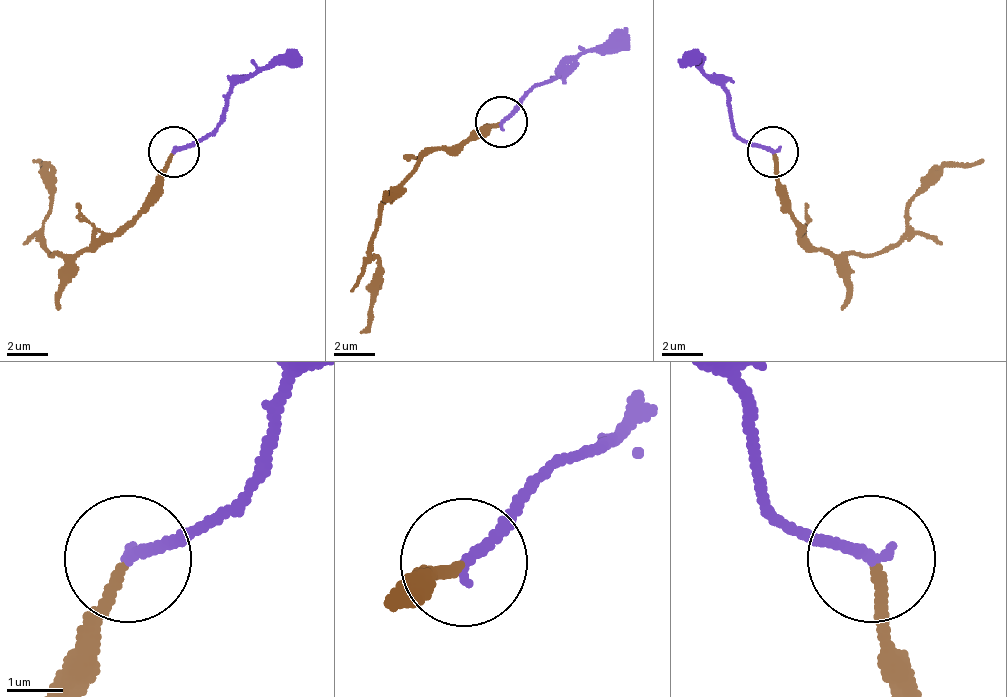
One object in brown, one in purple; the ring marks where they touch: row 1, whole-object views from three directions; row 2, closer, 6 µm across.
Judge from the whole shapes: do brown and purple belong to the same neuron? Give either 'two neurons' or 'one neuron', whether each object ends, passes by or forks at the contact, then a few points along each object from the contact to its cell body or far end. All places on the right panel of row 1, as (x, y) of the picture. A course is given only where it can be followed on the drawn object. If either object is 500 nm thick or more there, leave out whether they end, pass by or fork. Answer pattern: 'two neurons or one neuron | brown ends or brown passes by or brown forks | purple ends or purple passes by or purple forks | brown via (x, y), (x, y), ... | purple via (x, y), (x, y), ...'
one neuron | brown ends | purple ends | brown via (774, 155), (774, 191), (799, 232), (815, 247), (845, 253), (897, 242), (907, 206), (943, 171), (984, 160) | purple via (774, 150), (733, 130), (733, 99), (702, 68), (676, 58)

